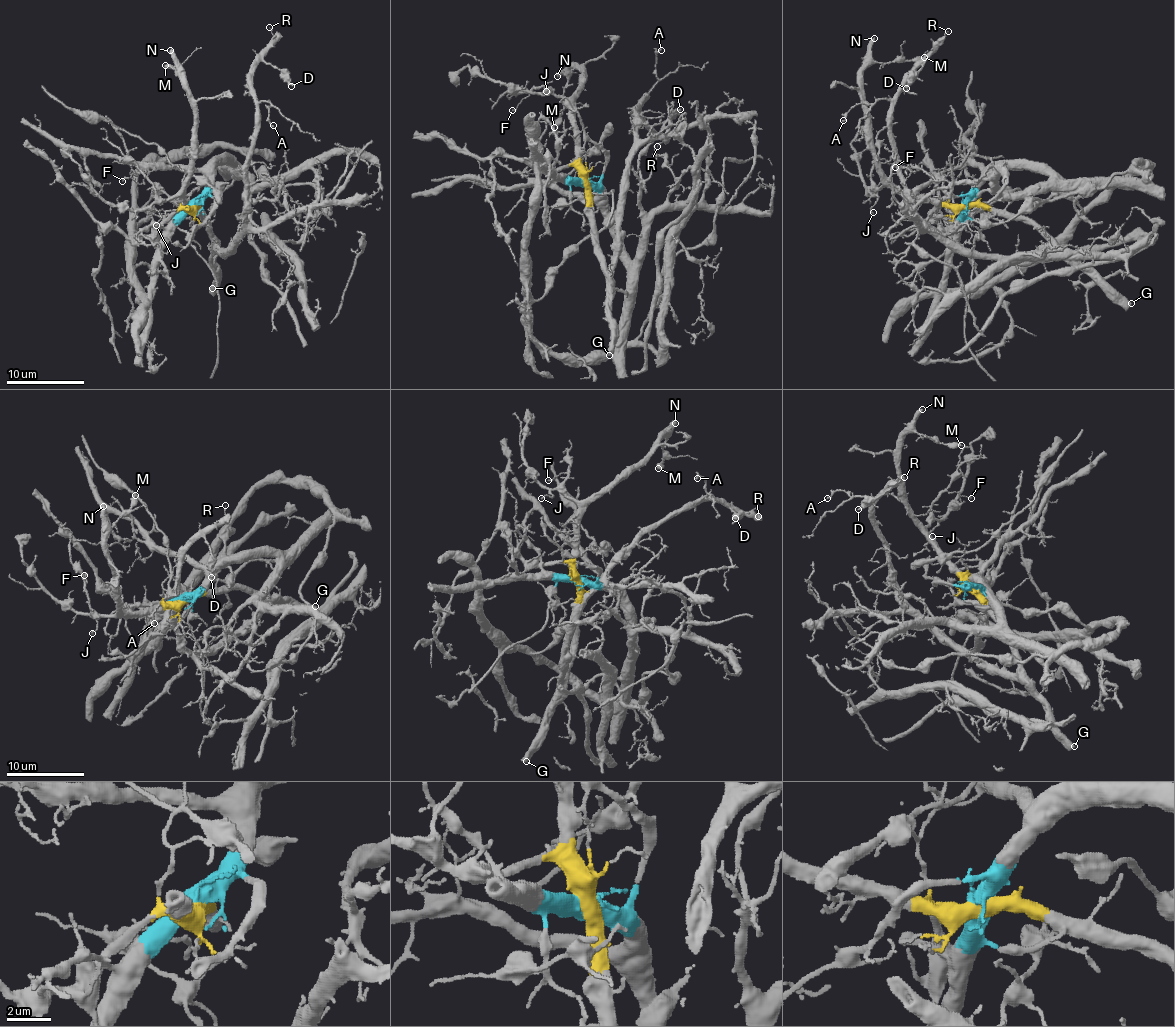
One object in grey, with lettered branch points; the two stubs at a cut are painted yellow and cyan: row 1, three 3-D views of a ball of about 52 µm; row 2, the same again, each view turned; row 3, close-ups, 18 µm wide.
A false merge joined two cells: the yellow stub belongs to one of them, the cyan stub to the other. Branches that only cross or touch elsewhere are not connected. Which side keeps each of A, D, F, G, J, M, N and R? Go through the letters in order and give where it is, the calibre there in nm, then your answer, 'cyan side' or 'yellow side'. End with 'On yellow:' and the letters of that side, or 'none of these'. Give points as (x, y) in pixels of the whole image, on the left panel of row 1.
A: place (273, 125); calibre 150 nm; yellow side
D: place (291, 86); calibre 280 nm; yellow side
F: place (122, 181); calibre 130 nm; yellow side
G: place (212, 288); calibre 550 nm; yellow side
J: place (156, 225); calibre 120 nm; yellow side
M: place (165, 65); calibre 400 nm; yellow side
N: place (170, 50); calibre 400 nm; yellow side
R: place (269, 27); calibre 90 nm; yellow side
On yellow: A, D, F, G, J, M, N, R

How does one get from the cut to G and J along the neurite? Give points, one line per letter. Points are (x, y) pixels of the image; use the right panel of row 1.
G: (966, 205), (985, 205), (1032, 219), (1077, 264), (1085, 264), (1116, 296), (1124, 296), (1132, 303)
J: (966, 205), (934, 204), (930, 200), (893, 192), (887, 186), (877, 191), (871, 207), (873, 213)

